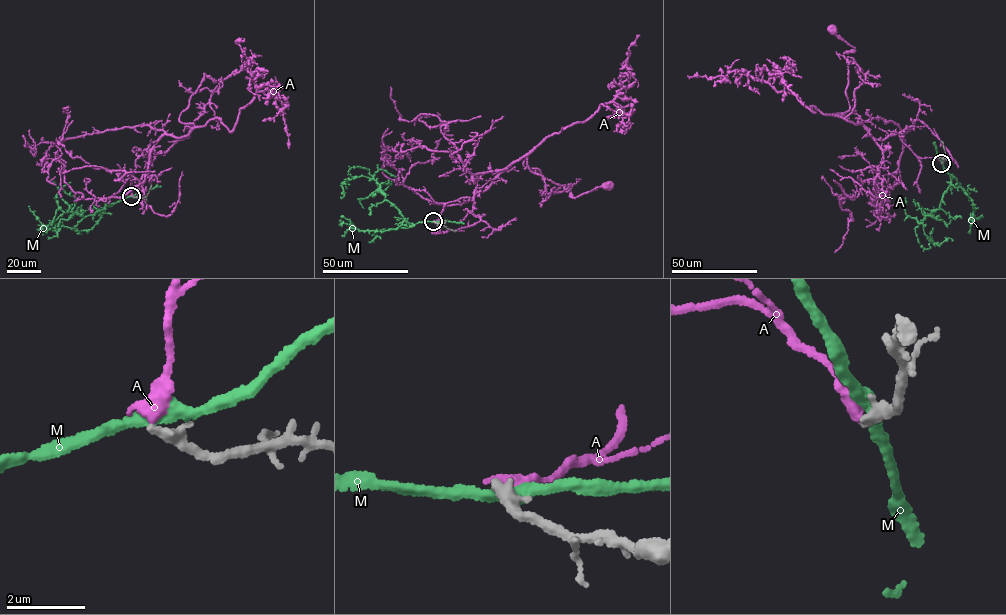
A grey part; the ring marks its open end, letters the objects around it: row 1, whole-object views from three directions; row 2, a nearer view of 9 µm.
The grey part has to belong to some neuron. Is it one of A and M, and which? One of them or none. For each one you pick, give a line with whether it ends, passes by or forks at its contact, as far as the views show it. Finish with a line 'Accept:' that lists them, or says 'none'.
Accept: none

